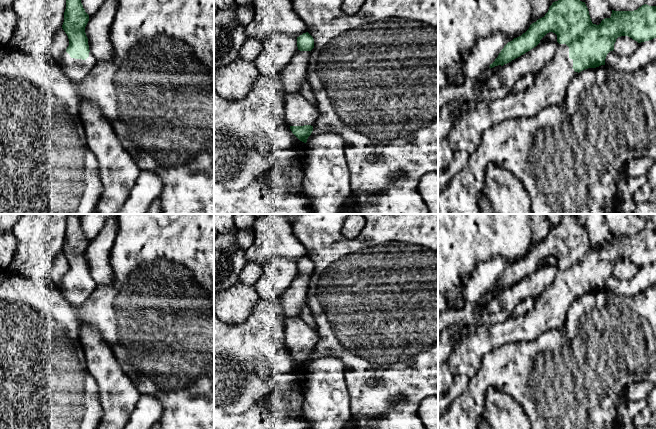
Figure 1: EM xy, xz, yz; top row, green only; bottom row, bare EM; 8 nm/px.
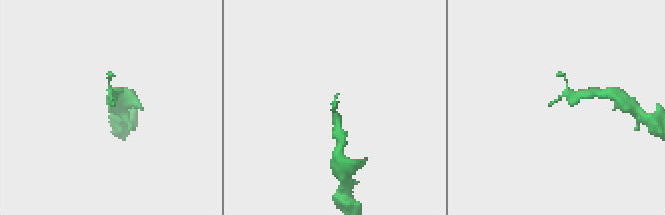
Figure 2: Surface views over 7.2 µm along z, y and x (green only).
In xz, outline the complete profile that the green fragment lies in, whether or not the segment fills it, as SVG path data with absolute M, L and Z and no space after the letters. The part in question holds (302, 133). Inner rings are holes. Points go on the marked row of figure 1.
M300 93L286 95L284 97L284 119L289 124L292 133L302 142L306 143L308 137L313 131L313 126L310 124L314 122L319 116L319 111L316 106L312 105Z

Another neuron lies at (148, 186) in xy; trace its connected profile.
M141 170L126 202L117 214L145 214L149 210L150 205L160 198L162 189L163 183L158 175L151 171Z

